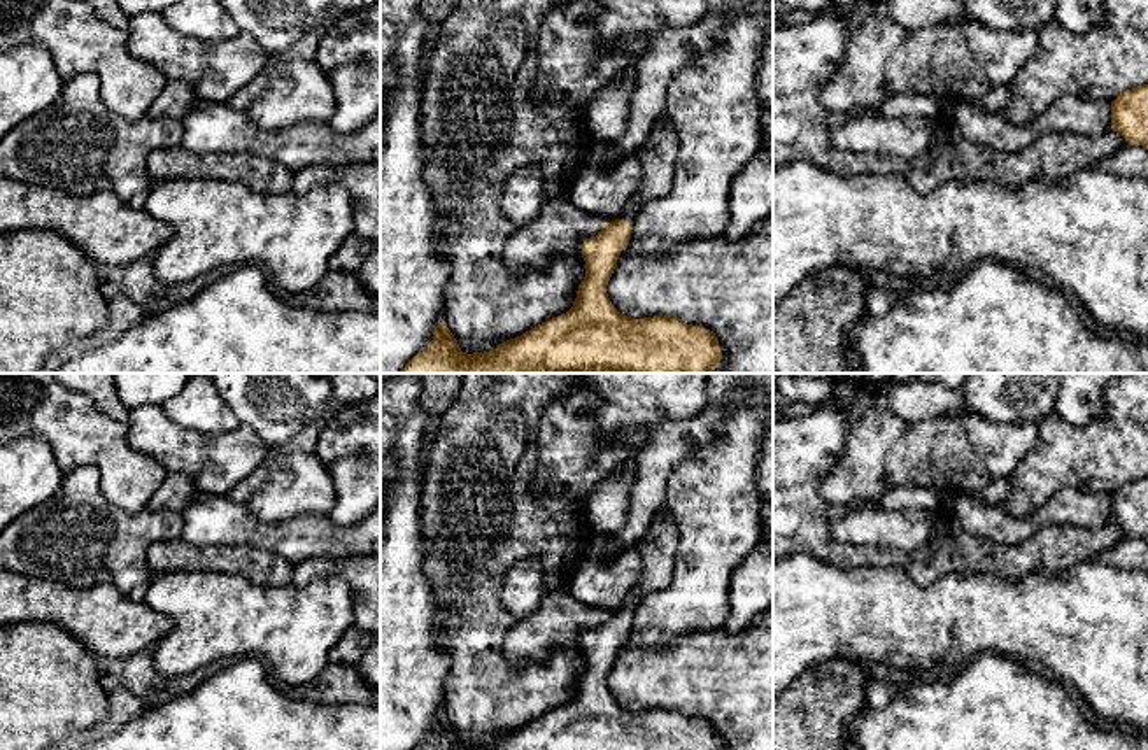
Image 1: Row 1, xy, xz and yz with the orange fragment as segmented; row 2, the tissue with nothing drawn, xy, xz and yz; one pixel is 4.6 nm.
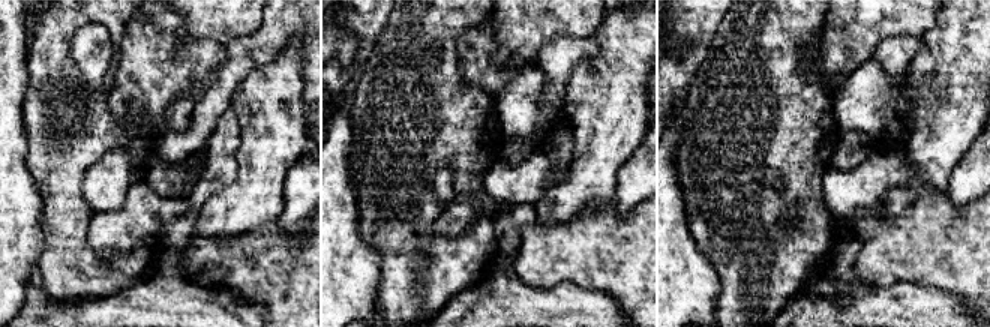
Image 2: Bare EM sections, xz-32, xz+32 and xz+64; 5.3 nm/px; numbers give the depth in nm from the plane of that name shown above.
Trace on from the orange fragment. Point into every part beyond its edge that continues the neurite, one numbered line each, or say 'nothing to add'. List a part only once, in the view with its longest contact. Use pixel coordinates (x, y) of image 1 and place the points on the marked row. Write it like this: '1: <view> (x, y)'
1: xz (658, 155)

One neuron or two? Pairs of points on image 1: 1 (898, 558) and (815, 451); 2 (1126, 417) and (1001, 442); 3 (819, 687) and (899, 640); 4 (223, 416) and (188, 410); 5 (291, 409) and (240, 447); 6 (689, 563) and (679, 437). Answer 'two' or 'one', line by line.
1: one
2: two
3: two
4: one
5: two
6: two

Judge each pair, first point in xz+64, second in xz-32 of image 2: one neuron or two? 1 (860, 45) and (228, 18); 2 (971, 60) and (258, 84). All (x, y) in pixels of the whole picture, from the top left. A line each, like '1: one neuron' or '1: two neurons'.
1: one neuron
2: one neuron

